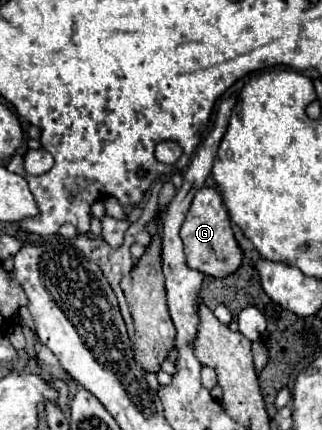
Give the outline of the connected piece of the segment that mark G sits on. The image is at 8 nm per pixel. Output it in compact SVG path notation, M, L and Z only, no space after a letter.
M200 188L192 200L192 206L186 214L186 220L182 224L180 236L184 240L184 252L186 262L194 270L200 270L202 274L212 274L214 278L224 278L238 270L242 264L242 250L236 244L232 224L228 210L224 208L222 196L216 192L216 188Z

